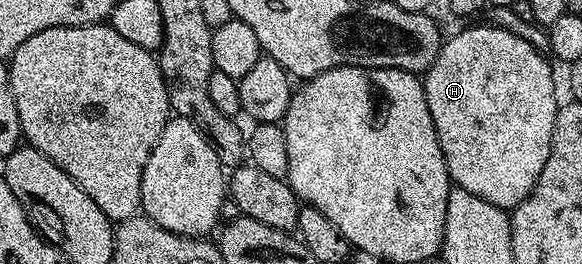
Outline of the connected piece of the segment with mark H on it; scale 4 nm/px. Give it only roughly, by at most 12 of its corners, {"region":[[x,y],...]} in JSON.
{"region":[[490,24],[422,79],[452,183],[508,212],[560,99],[548,59]]}

